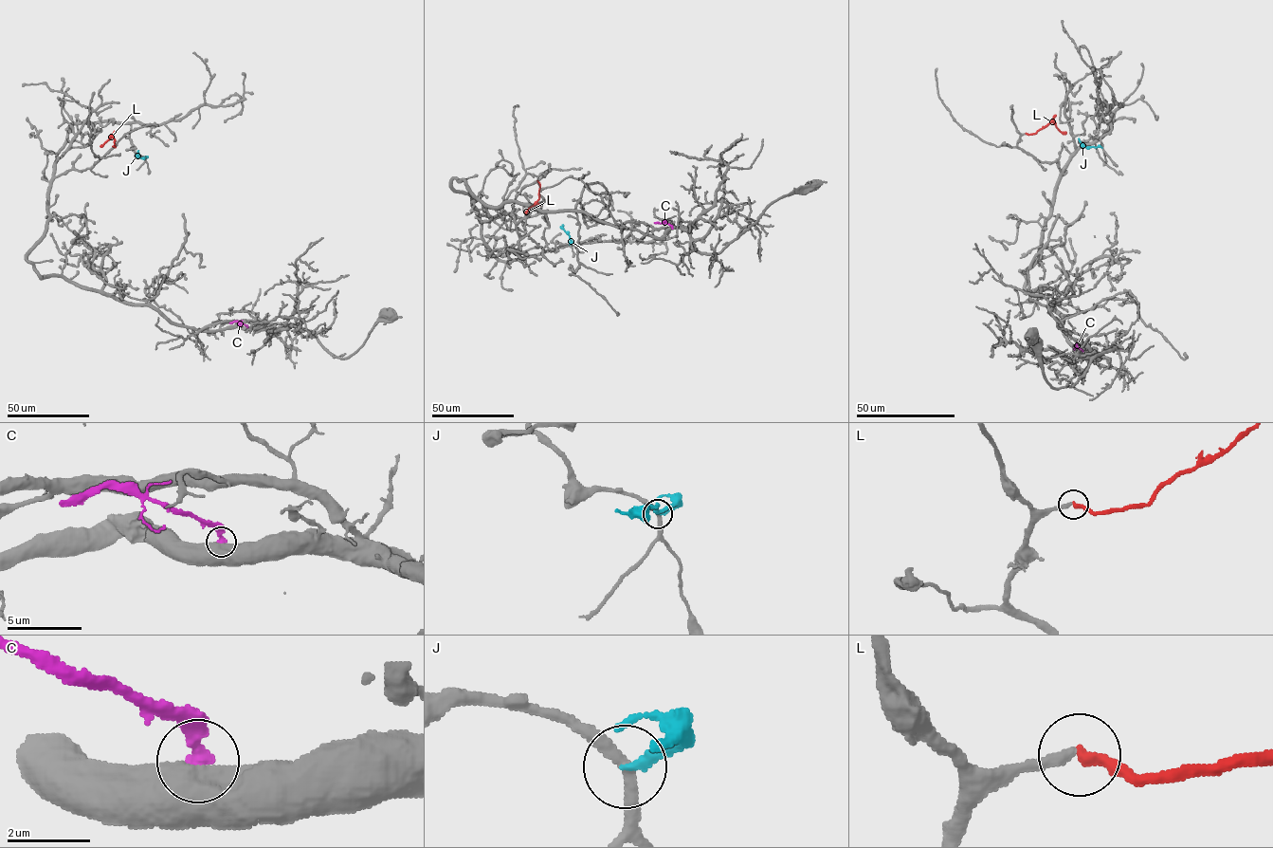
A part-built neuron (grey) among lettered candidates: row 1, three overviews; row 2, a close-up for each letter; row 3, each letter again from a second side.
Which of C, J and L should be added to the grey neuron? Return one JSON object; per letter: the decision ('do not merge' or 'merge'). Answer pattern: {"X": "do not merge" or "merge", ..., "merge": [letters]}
{"C": "do not merge", "J": "do not merge", "L": "merge", "merge": ["L"]}

